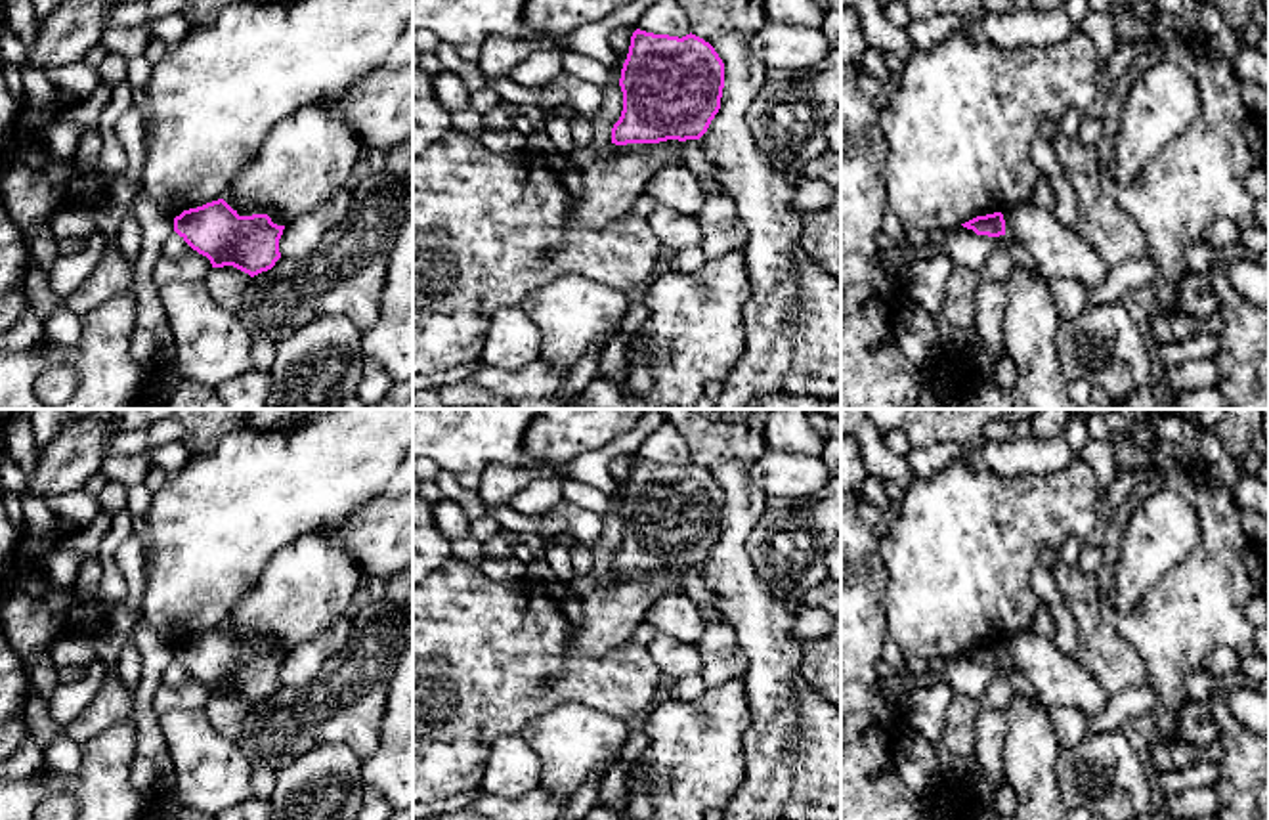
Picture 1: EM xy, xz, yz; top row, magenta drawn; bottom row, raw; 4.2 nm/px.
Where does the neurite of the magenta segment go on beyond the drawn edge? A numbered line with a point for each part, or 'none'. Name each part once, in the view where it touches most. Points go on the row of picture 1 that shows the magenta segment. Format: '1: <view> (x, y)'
none

